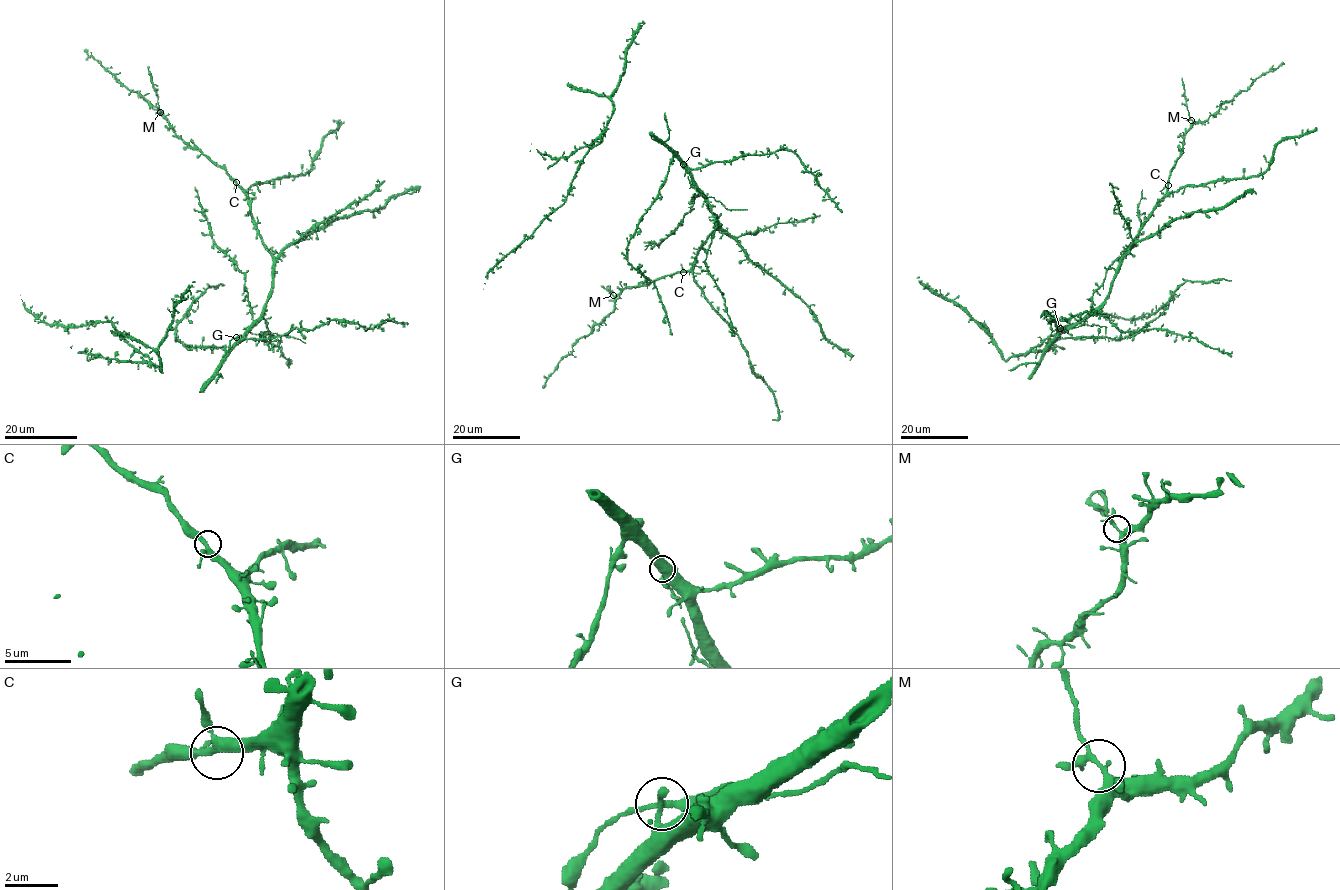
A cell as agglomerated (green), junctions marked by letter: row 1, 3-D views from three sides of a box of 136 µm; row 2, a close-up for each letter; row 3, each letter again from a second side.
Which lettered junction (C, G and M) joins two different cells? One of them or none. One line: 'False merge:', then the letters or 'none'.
False merge: M

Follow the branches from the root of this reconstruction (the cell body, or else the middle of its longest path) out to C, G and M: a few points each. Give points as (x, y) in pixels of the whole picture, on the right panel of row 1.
C: (1092, 311), (1104, 300), (1123, 251), (1168, 185)
G: (1092, 311), (1068, 329), (1060, 329)
M: (1092, 311), (1107, 296), (1123, 251), (1165, 193), (1169, 175), (1181, 155), (1183, 136), (1192, 119)

